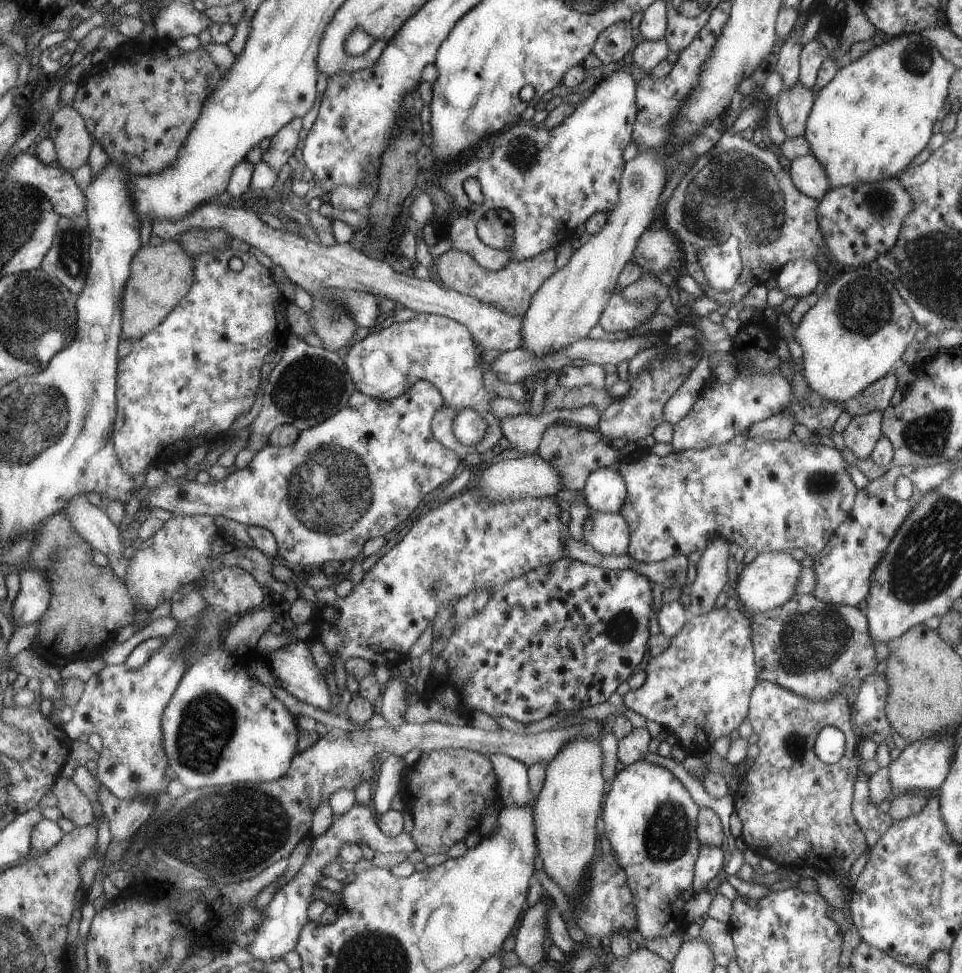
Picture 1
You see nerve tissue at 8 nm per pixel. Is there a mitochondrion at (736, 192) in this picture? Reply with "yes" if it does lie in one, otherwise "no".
yes

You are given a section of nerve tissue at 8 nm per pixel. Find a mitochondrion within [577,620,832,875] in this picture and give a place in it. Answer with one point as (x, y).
(666, 838)

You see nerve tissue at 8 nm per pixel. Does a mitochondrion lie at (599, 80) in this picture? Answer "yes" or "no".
no

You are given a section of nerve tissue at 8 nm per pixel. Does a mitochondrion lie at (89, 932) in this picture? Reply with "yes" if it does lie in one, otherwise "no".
no

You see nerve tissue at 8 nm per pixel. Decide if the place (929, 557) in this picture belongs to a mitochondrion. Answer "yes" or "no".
yes

